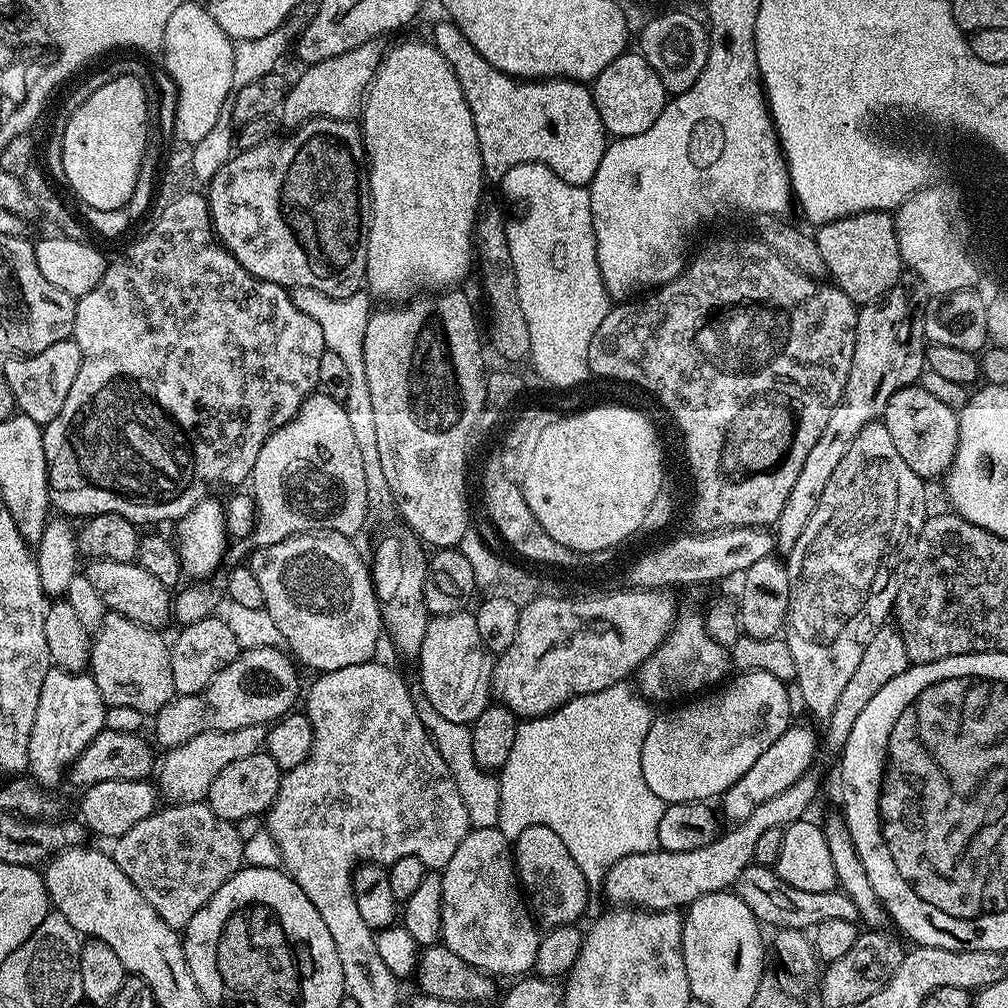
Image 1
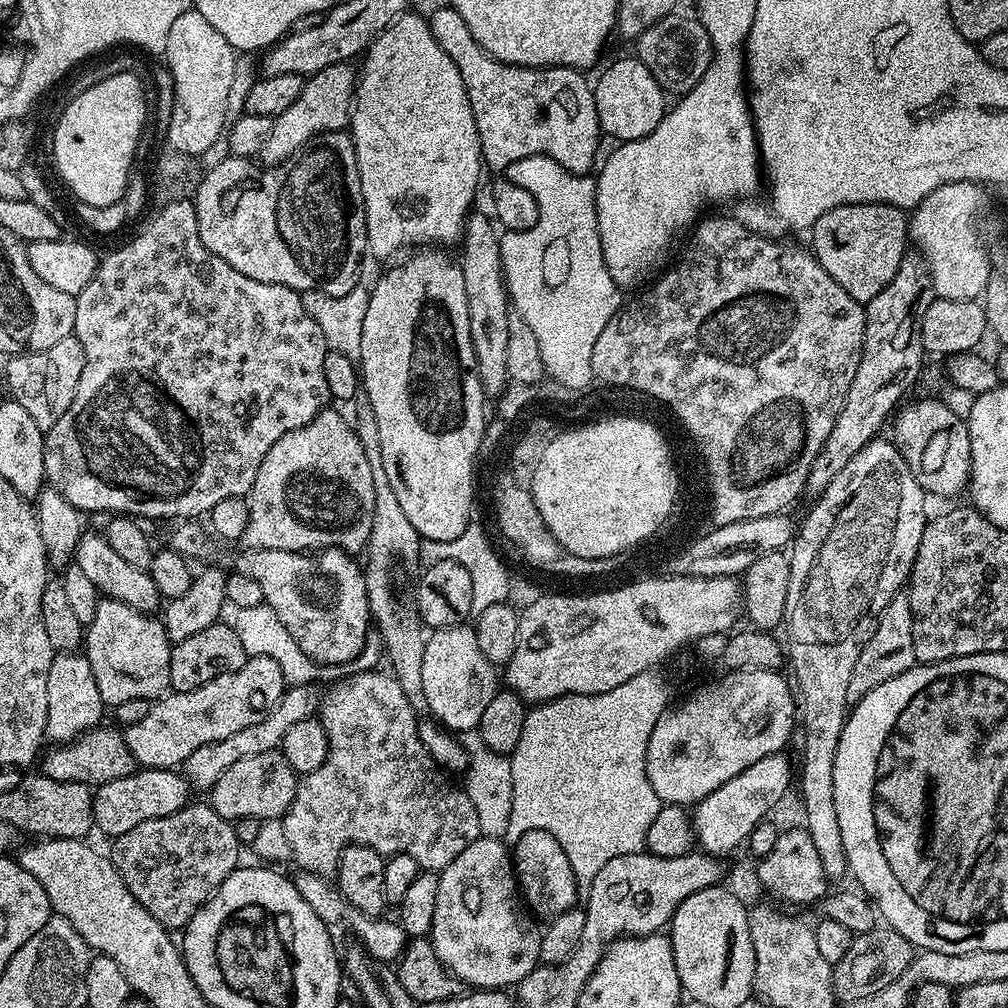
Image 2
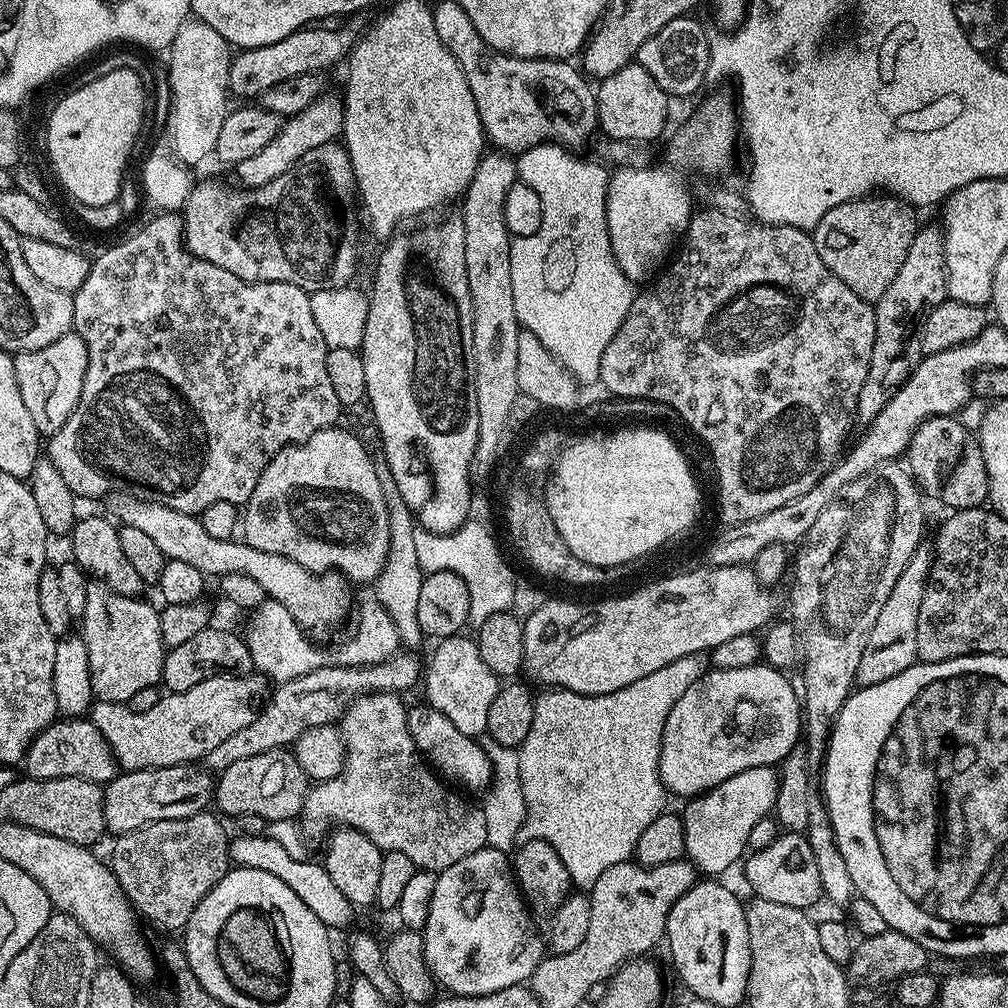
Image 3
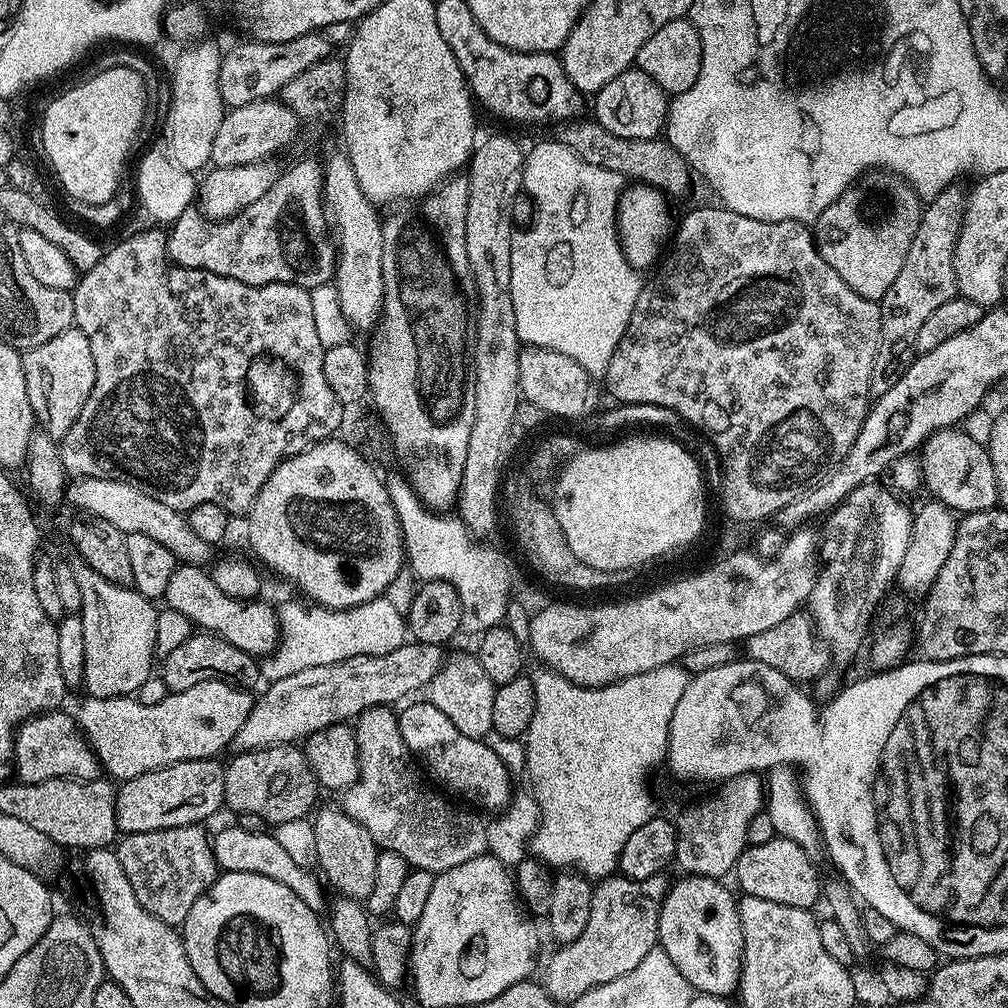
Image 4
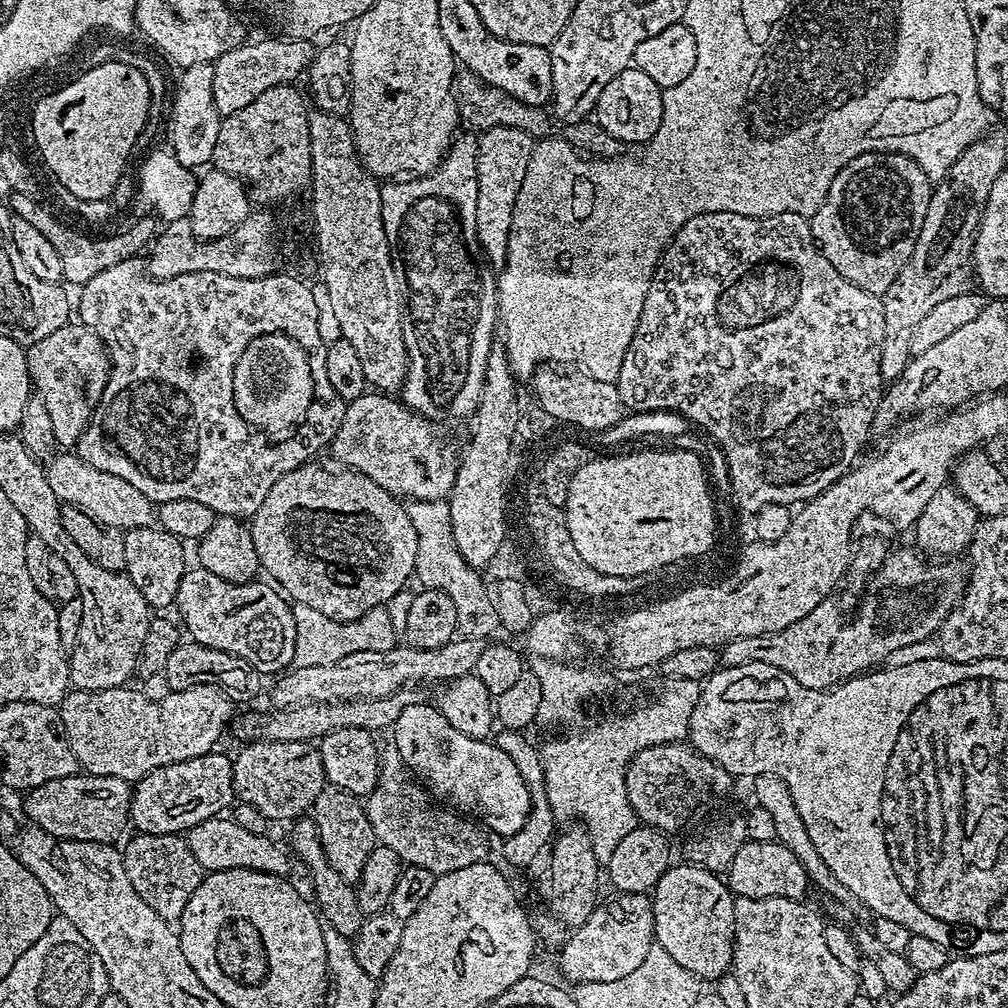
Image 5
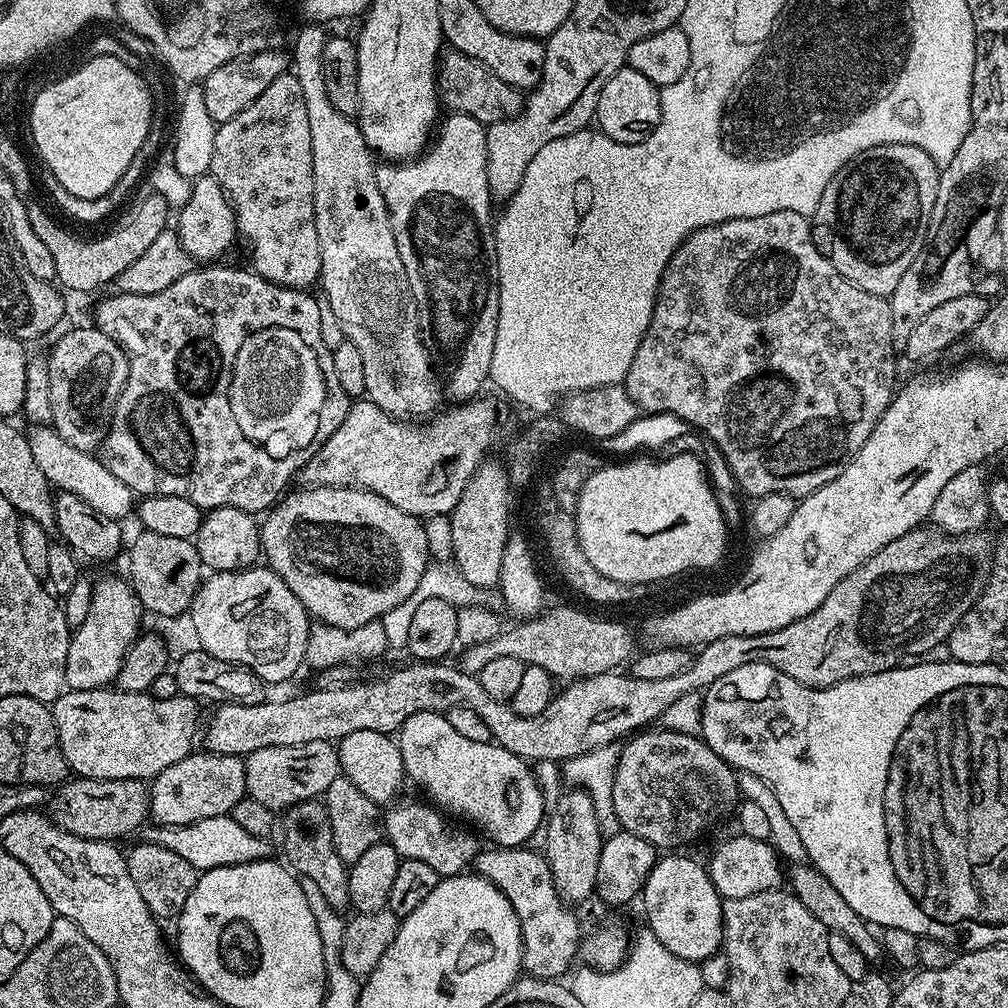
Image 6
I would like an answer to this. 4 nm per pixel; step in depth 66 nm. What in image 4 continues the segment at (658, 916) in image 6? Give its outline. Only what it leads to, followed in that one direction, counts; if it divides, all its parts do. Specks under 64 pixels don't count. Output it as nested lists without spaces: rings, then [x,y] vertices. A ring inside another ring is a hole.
[[[685,875],[682,879],[665,891],[658,922],[659,947],[697,993],[717,998],[731,997],[740,983],[743,958],[737,897],[732,897],[731,890],[724,885],[726,883],[719,879],[693,875]]]

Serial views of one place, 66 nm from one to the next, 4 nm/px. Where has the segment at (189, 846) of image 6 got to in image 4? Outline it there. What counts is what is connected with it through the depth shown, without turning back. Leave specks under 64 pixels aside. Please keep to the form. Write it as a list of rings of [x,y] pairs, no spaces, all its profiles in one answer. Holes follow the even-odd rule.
[[[232,826],[222,829],[217,836],[213,835],[210,841],[217,869],[224,872],[262,874],[262,878],[274,878],[274,882],[282,882],[286,890],[294,890],[294,894],[298,894],[298,898],[302,898],[302,902],[306,902],[310,910],[319,913],[325,907],[326,900],[320,897],[321,881],[316,881],[311,871],[298,866],[289,854],[286,854],[286,850],[271,831],[251,832],[242,830],[239,826]]]

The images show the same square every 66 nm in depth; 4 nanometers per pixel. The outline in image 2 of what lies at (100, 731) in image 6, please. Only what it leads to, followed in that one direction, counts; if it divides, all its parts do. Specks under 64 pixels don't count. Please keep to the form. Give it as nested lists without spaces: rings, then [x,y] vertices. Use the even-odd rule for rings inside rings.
[[[254,656],[250,666],[243,665],[242,670],[234,670],[230,674],[222,674],[202,686],[189,692],[169,691],[159,697],[151,705],[149,714],[142,722],[134,722],[125,727],[122,735],[130,754],[136,759],[141,769],[166,768],[176,770],[183,765],[184,760],[198,750],[198,746],[206,746],[210,742],[218,742],[222,738],[230,738],[230,734],[238,734],[238,730],[246,730],[246,726],[254,726],[263,716],[275,708],[278,701],[284,697],[286,685],[282,668],[278,662],[268,662],[268,657]]]

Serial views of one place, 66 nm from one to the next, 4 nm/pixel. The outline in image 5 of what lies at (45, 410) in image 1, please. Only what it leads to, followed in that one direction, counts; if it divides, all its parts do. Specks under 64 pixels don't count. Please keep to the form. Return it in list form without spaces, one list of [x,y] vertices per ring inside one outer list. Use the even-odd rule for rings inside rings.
[[[69,322],[42,338],[42,342],[31,345],[27,358],[31,383],[46,402],[57,445],[64,450],[75,449],[112,373],[112,361],[108,359],[104,343],[86,325]]]

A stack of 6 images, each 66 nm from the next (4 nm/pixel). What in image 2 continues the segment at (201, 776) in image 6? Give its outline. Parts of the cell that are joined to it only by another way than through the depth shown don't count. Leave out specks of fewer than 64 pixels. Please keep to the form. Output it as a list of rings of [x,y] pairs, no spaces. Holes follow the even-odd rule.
[[[166,768],[137,770],[126,778],[114,778],[114,782],[106,782],[95,789],[92,797],[92,823],[97,829],[101,828],[108,838],[115,838],[126,834],[126,830],[134,830],[134,826],[138,826],[150,818],[158,818],[182,810],[184,805],[189,803],[188,792],[190,793],[190,785],[179,771]]]

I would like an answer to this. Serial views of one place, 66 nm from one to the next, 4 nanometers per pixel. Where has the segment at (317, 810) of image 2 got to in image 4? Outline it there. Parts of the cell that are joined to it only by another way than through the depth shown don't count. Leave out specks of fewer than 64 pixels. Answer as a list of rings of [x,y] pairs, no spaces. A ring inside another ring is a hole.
[[[391,707],[368,708],[355,721],[354,729],[360,750],[360,777],[343,793],[342,806],[366,826],[377,846],[385,852],[402,854],[412,868],[433,874],[462,866],[462,862],[488,852],[489,825],[475,816],[480,814],[455,808],[453,801],[435,787],[427,788],[420,780],[408,780],[410,753],[400,733],[397,713]]]

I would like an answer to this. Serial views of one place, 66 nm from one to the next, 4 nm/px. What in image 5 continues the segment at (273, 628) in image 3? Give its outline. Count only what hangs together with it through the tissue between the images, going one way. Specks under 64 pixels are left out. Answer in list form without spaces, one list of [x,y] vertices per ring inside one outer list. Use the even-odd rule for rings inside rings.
[[[301,605],[295,609],[296,644],[293,663],[297,667],[320,666],[329,662],[340,661],[350,654],[362,653],[363,650],[385,652],[397,647],[398,626],[394,624],[388,608],[380,605],[371,608],[363,616],[351,621],[327,618],[313,607]],[[397,636],[397,640],[396,640]]]

